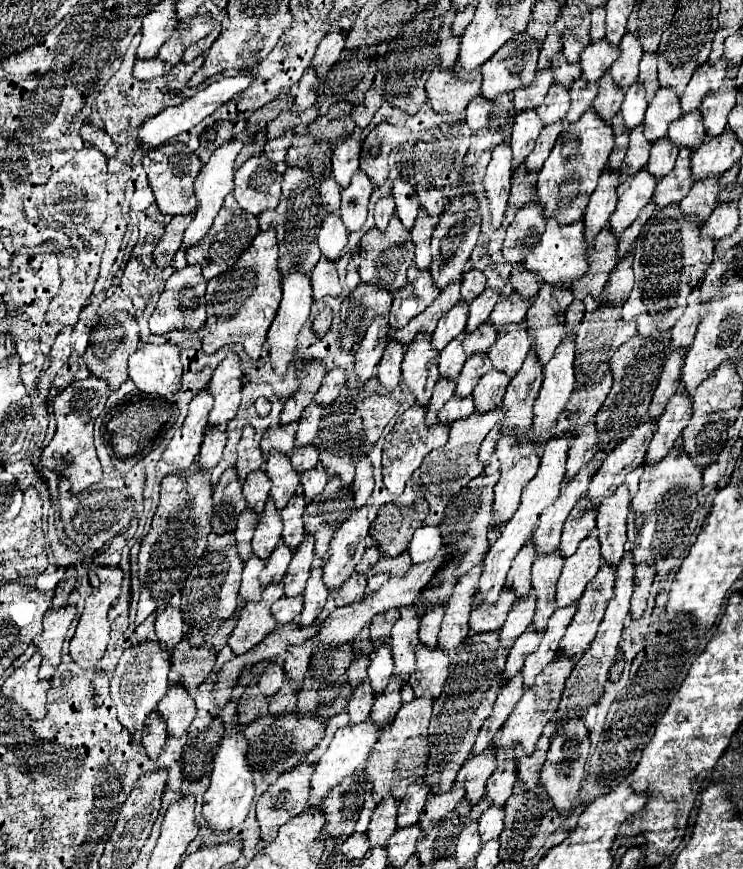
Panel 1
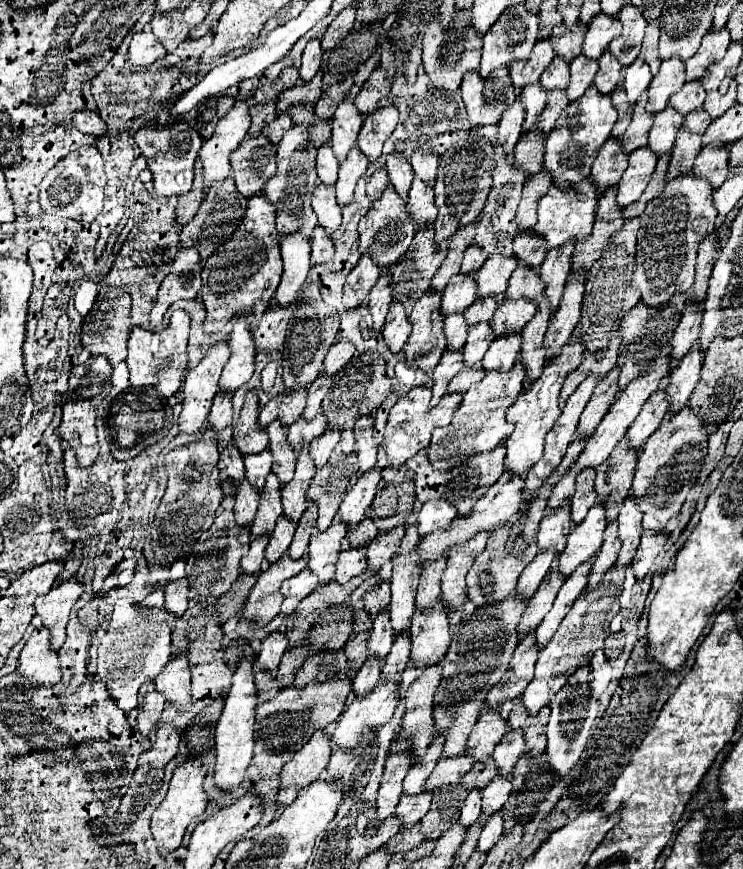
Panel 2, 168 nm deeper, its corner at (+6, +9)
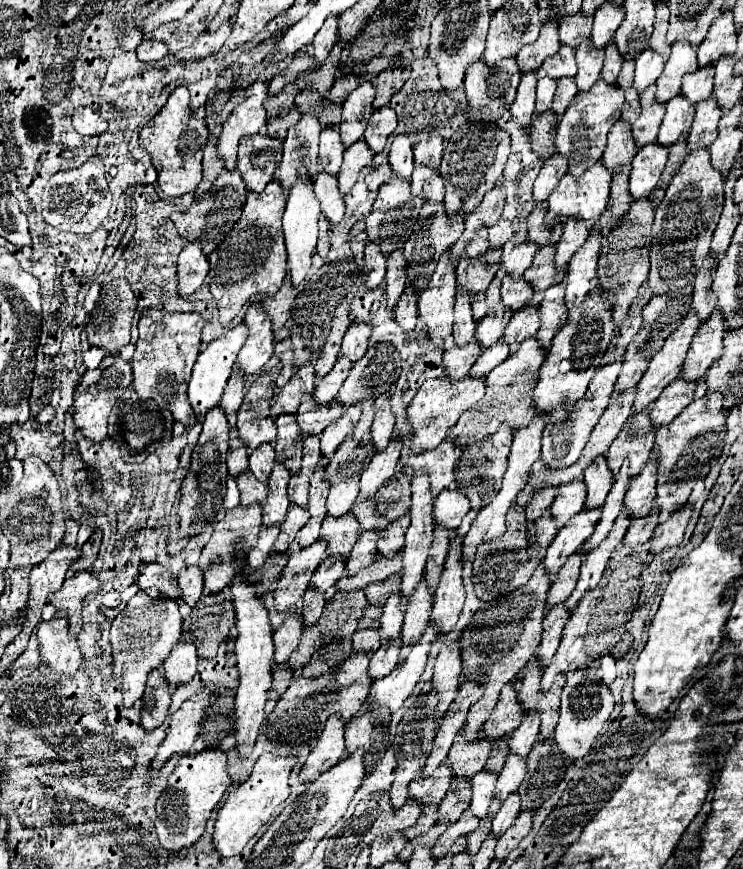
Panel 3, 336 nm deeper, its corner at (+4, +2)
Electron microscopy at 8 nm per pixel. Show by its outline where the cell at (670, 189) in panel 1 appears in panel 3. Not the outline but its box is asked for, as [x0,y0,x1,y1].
[688,98,722,148]

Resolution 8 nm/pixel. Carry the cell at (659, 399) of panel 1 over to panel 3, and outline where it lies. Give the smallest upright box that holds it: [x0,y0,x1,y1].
[692,256,716,322]

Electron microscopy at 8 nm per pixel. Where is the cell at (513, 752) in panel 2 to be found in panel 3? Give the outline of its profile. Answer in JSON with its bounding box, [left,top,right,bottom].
[508,708,540,756]

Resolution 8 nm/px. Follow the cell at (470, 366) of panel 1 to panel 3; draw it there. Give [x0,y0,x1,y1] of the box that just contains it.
[476,304,512,348]

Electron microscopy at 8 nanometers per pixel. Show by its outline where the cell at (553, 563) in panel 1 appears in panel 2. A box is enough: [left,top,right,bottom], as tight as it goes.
[538,509,570,559]

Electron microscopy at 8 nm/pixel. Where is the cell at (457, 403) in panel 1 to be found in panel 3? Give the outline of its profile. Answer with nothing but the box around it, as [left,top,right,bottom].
[470,338,510,376]

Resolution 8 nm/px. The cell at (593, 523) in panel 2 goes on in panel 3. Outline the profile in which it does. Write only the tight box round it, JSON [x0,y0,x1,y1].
[580,462,630,558]

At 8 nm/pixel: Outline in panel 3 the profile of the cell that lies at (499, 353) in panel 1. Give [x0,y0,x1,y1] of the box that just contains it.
[502,276,534,306]

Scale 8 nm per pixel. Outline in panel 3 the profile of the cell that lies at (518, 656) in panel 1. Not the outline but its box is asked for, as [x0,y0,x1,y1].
[548,552,582,606]

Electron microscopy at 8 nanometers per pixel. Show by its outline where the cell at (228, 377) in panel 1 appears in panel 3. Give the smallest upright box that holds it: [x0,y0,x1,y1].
[236,300,274,376]

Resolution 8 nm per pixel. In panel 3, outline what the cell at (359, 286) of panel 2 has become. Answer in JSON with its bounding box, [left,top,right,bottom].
[364,242,386,288]

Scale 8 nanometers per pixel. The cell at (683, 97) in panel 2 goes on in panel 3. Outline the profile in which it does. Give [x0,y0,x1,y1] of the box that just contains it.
[682,66,714,104]

